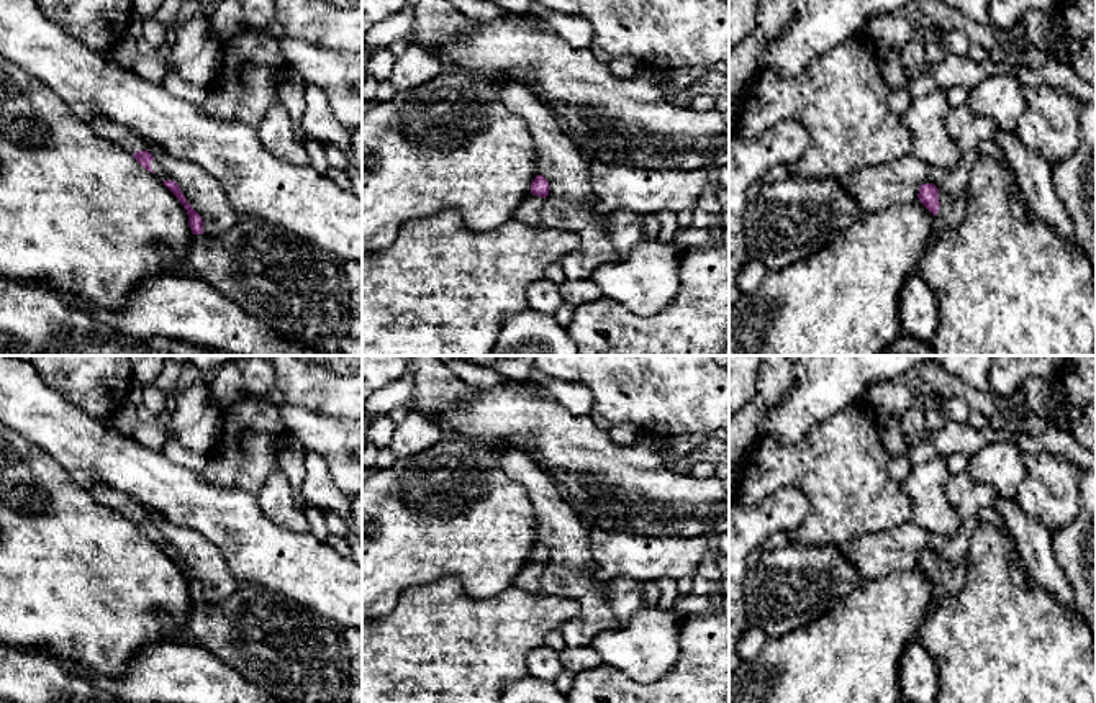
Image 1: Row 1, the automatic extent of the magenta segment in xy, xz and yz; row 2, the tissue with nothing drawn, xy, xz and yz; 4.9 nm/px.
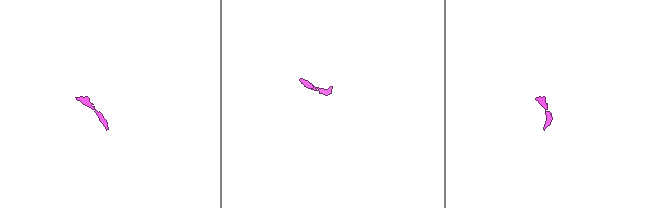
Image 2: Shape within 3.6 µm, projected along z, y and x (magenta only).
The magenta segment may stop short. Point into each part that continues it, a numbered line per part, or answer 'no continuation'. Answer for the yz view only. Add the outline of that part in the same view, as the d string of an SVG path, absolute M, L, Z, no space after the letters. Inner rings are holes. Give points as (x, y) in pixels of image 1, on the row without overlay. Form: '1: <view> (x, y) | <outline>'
1: yz (952, 572) | M939 556L939 569L939 580L934 583L934 595L926 615L940 605L944 595L957 593L967 574L965 560L952 560L950 556Z

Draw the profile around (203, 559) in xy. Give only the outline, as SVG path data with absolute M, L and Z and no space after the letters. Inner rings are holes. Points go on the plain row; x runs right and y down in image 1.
M147 511L147 519L179 551L192 575L202 583L203 598L213 605L234 603L241 583L233 575L223 552L193 529L175 526L162 515Z

